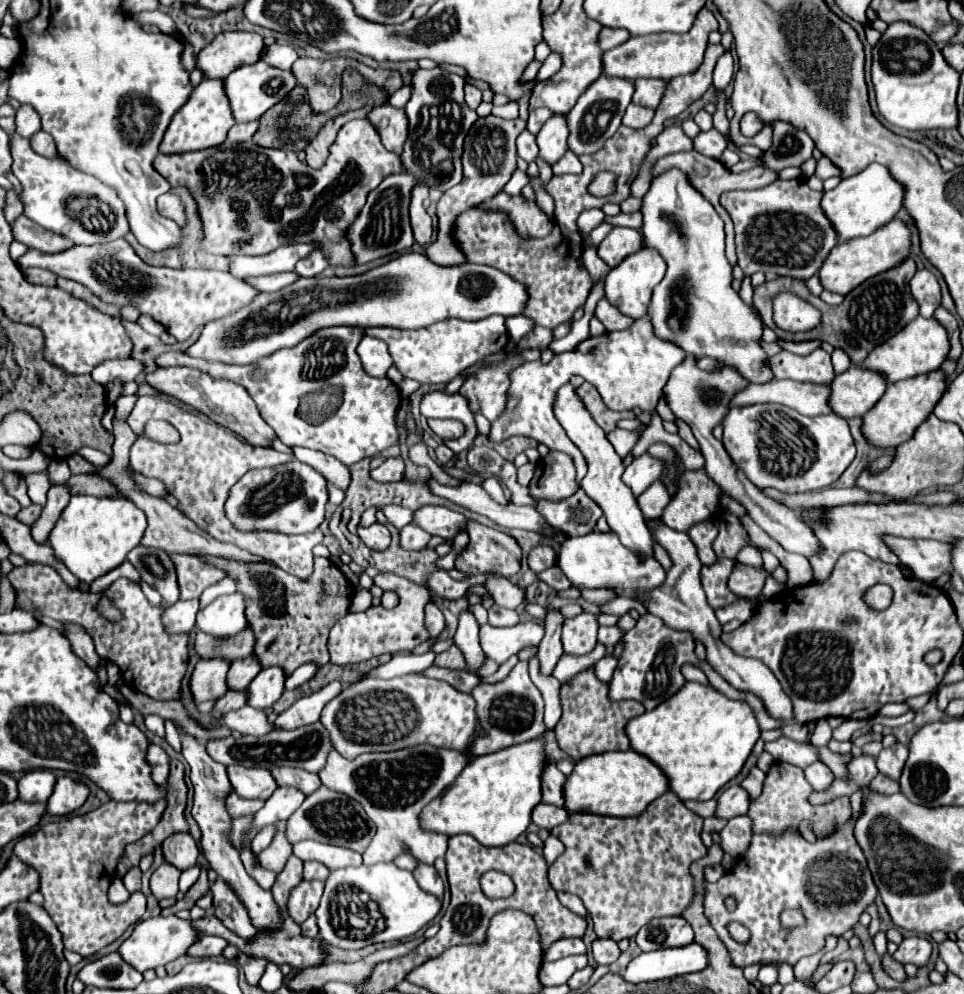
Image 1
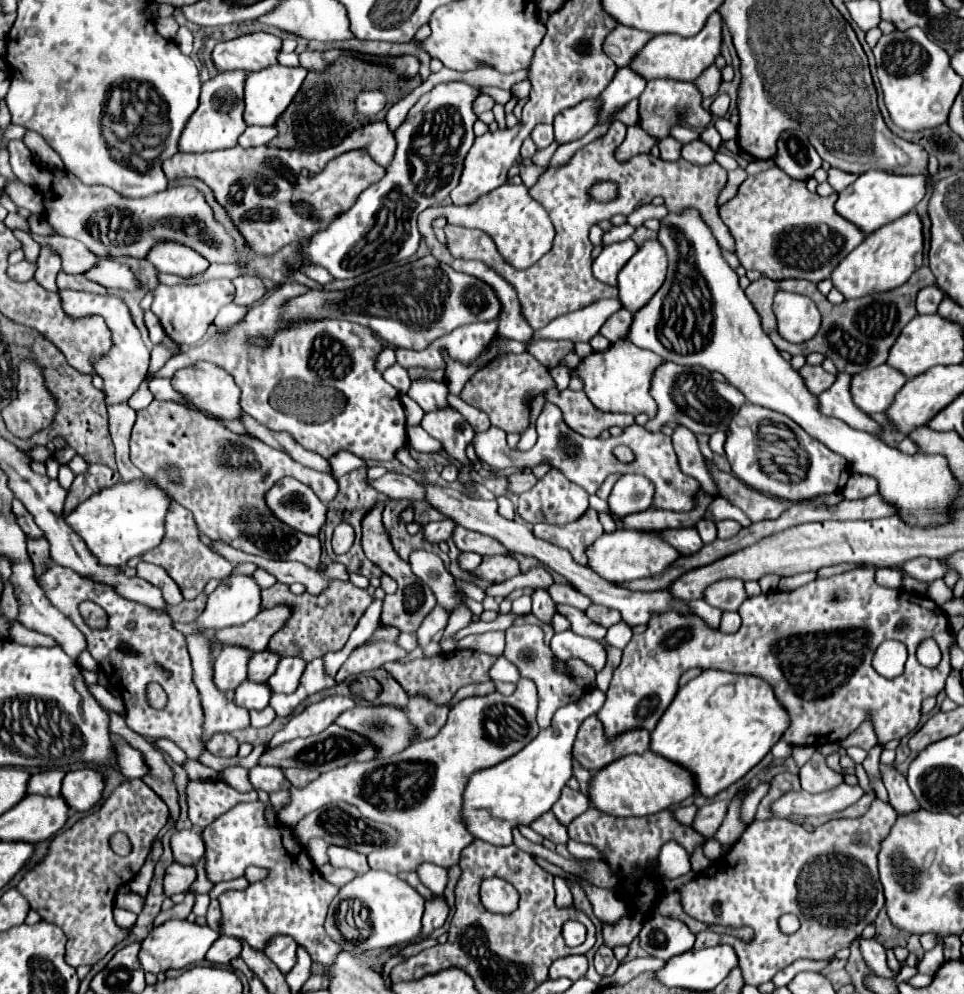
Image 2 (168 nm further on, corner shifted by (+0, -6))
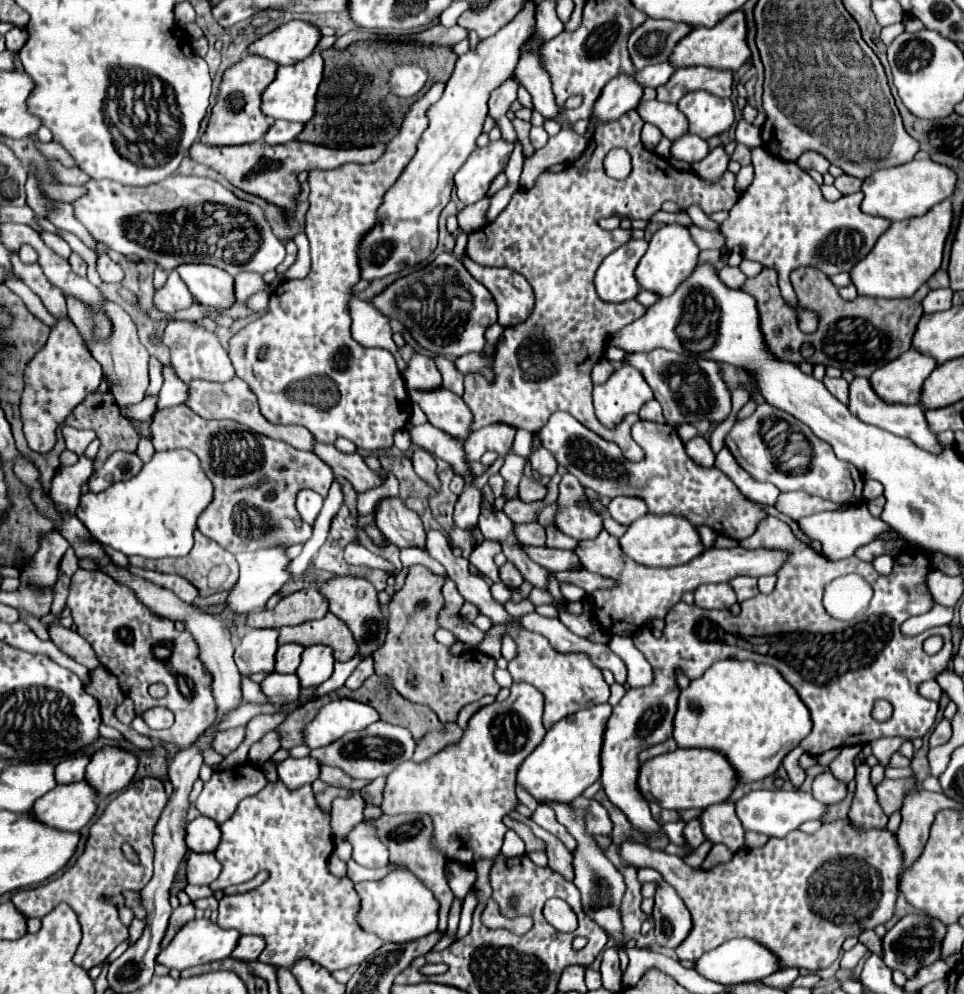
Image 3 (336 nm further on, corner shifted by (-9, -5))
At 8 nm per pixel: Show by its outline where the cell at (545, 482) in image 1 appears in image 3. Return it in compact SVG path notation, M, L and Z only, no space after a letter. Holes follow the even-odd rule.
M562 476L558 484L558 512L554 516L556 528L576 540L596 538L602 530L602 516L592 508L580 508L580 502L588 502L584 486L572 476Z

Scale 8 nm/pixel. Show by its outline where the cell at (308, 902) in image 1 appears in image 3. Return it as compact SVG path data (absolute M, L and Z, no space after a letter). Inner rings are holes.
M274 782L262 788L256 796L250 796L238 804L238 810L230 820L220 824L222 840L214 850L218 862L222 862L222 874L210 884L214 892L216 888L227 888L230 884L240 884L250 876L250 880L260 872L268 870L270 878L258 888L224 896L220 900L218 926L234 928L240 934L256 934L266 940L266 948L260 954L260 960L274 966L290 968L300 958L310 958L324 966L328 972L342 970L354 964L360 964L374 950L378 950L384 942L370 932L360 930L354 914L358 910L358 894L350 878L338 878L328 870L328 856L334 850L332 832L330 832L330 816L322 814L316 806L312 788L306 784L302 788L286 788L282 782Z

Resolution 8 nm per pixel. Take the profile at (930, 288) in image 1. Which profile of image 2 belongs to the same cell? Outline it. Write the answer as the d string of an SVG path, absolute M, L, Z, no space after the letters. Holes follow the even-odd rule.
M925 287L919 295L917 295L917 311L919 315L929 315L929 313L937 313L937 307L943 299L943 291L939 287Z

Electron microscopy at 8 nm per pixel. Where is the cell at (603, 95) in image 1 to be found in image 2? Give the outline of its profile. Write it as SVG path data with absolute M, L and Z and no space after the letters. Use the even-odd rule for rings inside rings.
M629 67L627 69L619 69L617 75L615 75L615 79L613 79L613 83L601 95L603 107L601 107L601 119L599 119L599 123L607 121L627 101L637 99L645 91L645 85L647 85L647 81L639 73L631 71Z

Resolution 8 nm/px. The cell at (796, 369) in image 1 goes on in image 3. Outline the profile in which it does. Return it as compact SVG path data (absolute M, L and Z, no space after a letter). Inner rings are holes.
M824 376L824 386L830 390L832 396L836 396L842 404L848 400L848 382L844 378L828 378Z

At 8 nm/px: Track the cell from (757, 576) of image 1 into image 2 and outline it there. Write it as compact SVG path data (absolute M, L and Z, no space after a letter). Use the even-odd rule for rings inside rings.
M723 579L705 589L703 599L721 611L737 611L737 607L747 599L741 579Z

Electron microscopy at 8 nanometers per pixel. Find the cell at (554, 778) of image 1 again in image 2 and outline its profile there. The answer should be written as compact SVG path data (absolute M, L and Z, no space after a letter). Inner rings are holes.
M565 787L561 791L561 797L557 799L557 803L551 807L551 811L557 817L557 821L567 827L575 817L583 815L589 809L589 805L591 803L589 803L589 799L583 793Z

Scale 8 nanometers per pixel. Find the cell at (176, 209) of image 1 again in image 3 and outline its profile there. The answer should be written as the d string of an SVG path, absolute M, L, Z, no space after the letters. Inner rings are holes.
M170 176L146 188L122 186L112 180L88 180L86 190L84 196L72 202L72 208L76 220L86 226L92 238L124 256L156 262L166 272L186 262L204 262L232 276L242 270L264 274L286 256L284 244L264 224L262 210L238 200L210 178Z

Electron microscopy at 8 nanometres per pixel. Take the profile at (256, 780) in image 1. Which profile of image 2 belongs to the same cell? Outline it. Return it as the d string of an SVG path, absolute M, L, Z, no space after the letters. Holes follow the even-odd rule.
M253 767L249 771L249 779L253 783L255 789L263 789L267 793L273 793L273 791L279 791L279 789L289 789L291 785L285 781L285 773L281 767Z

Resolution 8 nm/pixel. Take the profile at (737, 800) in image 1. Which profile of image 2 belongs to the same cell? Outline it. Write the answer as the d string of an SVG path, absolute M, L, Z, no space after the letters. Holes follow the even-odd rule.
M727 801L705 803L703 807L699 807L691 827L703 837L713 837L715 831L719 829L719 825L721 825L725 813L727 813Z

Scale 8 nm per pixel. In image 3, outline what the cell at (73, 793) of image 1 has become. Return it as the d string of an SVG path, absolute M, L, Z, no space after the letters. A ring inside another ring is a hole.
M104 748L92 756L90 764L86 766L84 780L94 786L96 794L108 796L128 786L136 766L138 762L132 752L120 748Z

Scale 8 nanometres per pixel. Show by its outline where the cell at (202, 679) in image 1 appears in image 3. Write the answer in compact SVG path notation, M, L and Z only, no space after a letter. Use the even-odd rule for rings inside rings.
M250 630L238 644L234 652L236 666L242 676L252 676L258 672L274 670L274 654L278 648L278 630Z

